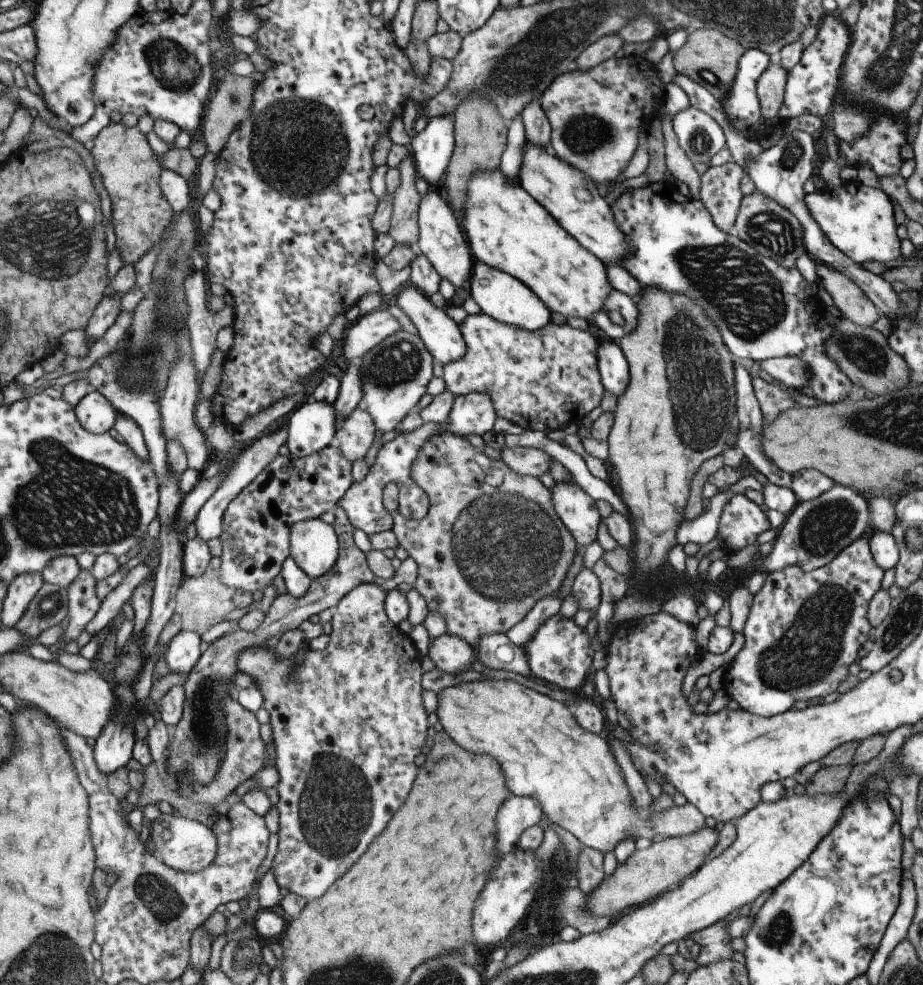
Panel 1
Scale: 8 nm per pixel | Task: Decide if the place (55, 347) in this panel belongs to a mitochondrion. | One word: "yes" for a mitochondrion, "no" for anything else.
no

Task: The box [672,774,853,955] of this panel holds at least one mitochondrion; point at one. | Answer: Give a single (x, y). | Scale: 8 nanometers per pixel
(781, 929)

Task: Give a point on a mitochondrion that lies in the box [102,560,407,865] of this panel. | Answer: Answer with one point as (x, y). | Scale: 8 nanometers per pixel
(334, 811)

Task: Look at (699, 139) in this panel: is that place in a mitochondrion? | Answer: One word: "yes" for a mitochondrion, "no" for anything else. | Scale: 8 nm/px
yes

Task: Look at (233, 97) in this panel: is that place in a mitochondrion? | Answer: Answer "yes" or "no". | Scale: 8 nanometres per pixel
yes

